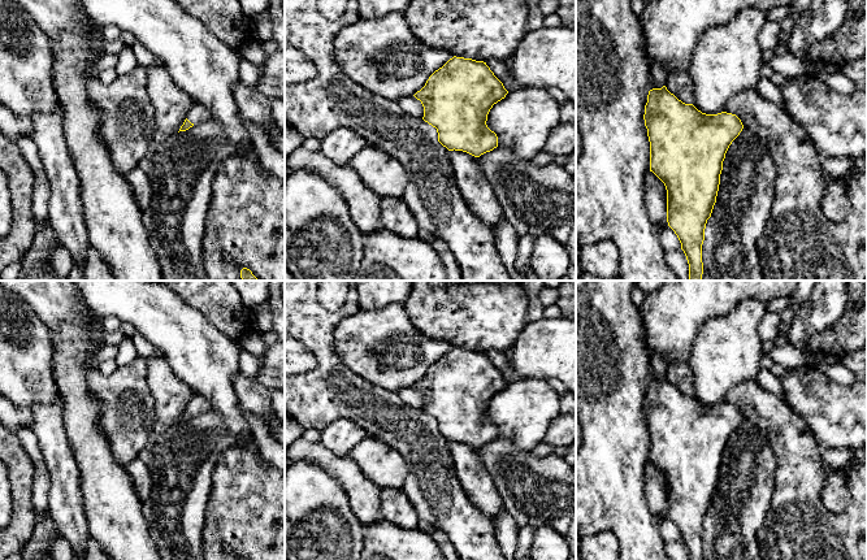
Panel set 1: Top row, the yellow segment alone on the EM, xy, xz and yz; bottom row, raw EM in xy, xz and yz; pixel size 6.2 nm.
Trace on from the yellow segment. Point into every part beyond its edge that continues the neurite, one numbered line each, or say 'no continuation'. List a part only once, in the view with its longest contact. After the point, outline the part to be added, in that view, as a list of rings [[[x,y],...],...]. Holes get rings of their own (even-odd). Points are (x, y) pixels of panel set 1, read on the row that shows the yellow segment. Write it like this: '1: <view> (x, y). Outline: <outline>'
1: xy (198, 113). Outline: [[[194,104],[186,117],[191,123],[198,125],[200,122],[208,121],[212,118],[211,110],[200,104]]]

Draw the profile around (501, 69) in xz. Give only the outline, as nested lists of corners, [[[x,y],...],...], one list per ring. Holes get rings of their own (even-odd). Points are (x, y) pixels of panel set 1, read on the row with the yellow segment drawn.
[[[489,58],[485,61],[494,75],[503,83],[504,88],[510,92],[516,87],[508,68],[508,62],[499,61],[497,58]]]

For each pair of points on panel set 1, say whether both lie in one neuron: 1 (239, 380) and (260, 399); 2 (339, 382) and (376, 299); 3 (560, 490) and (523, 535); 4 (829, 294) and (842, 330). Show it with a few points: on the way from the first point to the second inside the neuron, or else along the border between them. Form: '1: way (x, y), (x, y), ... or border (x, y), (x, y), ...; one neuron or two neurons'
1: way (245, 385), (255, 395); one neuron
2: border (356, 294), (360, 308); two neurons
3: border (519, 525), (530, 525), (534, 529); two neurons
4: border (848, 294), (842, 315), (813, 335); two neurons

